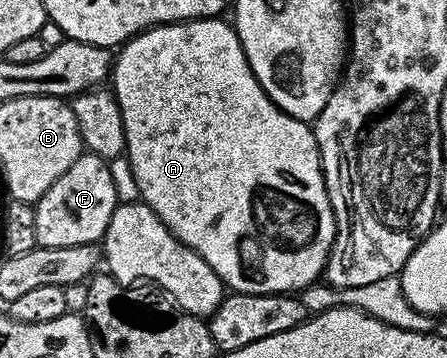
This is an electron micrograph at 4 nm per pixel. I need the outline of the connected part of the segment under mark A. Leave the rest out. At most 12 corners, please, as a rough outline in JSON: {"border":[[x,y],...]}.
{"border":[[223,17],[110,71],[139,197],[238,294],[323,275],[313,127]]}

